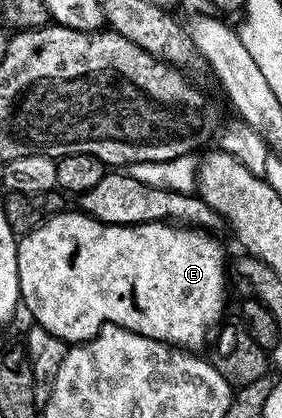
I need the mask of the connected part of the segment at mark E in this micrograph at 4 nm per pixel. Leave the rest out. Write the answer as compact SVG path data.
M65 210L50 218L38 230L19 237L16 245L18 254L18 282L20 283L20 298L23 307L32 311L37 325L50 334L62 338L65 345L82 344L85 340L93 340L103 324L117 324L131 332L142 334L146 338L162 340L177 348L185 350L200 350L205 347L210 333L225 319L224 299L228 296L228 280L224 277L224 248L216 241L213 233L205 232L202 228L186 228L171 222L150 222L149 224L103 224L86 216L79 210Z

